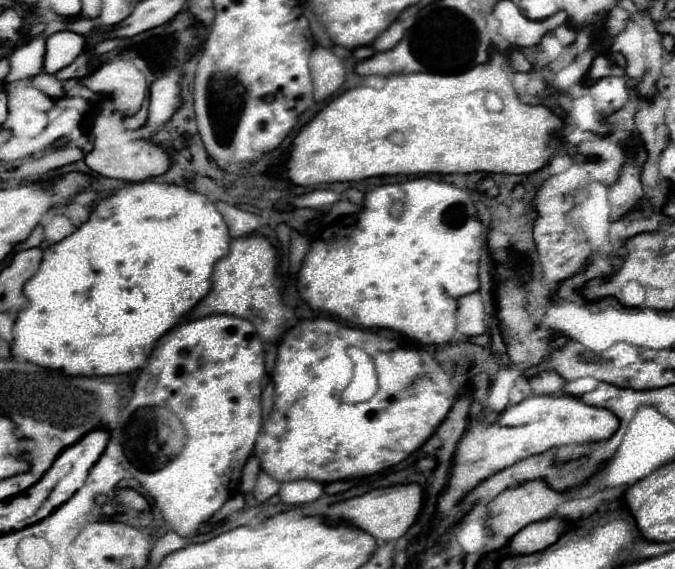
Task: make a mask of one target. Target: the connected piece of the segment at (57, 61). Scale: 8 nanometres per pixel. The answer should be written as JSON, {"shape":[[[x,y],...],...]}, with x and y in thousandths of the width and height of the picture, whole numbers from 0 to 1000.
{"shape":[[[84,54],[70,65],[70,97],[67,97],[67,125],[84,128],[93,118],[105,114],[114,97],[126,90],[126,65],[108,54]]]}

